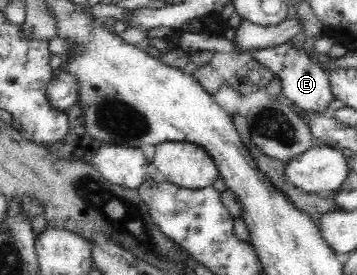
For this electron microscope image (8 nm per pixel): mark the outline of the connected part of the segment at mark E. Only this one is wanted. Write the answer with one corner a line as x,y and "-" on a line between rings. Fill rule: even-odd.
291,41
273,48
248,50
242,53
248,53
254,60
271,71
273,75
279,76
281,85
283,85
282,95
293,108
299,107
307,114
319,116
319,114
325,114
330,104
336,100
332,94
329,78
327,78
326,72
322,70
322,66
311,61
303,49
295,48

